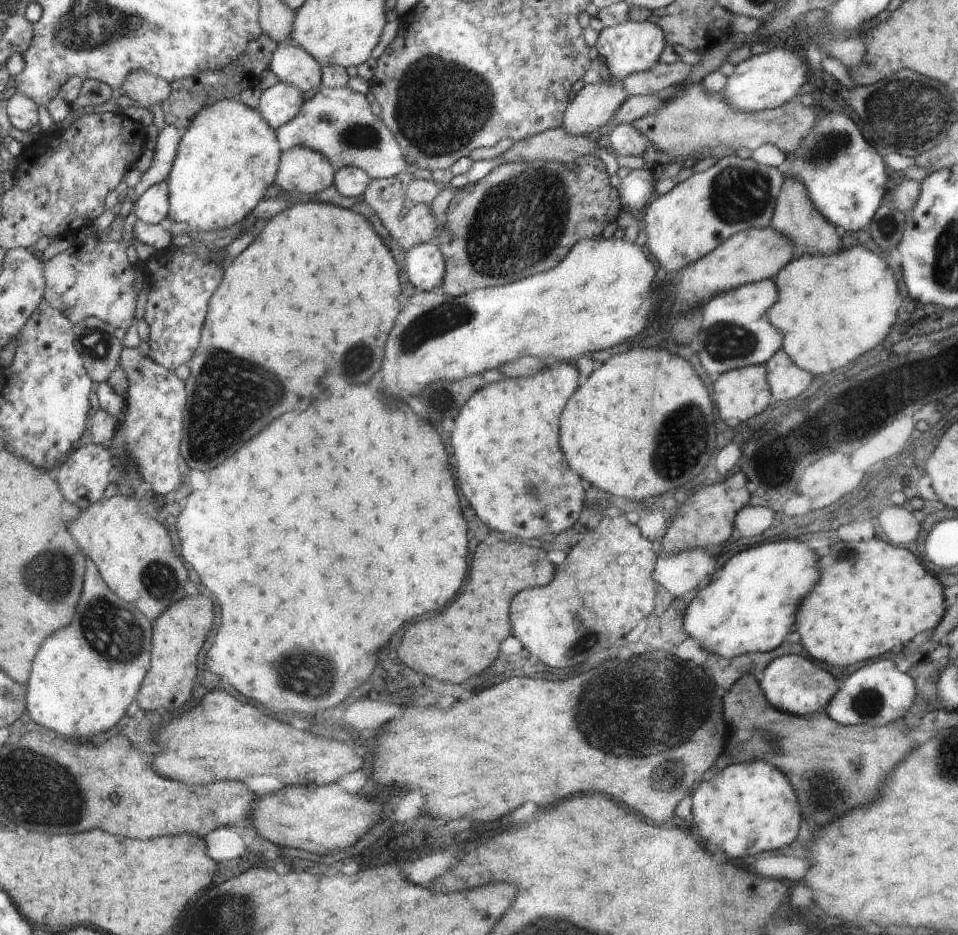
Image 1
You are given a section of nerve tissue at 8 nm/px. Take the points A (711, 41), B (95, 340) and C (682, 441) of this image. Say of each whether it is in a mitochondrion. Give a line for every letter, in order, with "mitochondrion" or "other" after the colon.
A: other
B: mitochondrion
C: mitochondrion

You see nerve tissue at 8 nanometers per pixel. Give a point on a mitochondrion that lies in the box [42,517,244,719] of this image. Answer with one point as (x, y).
(108, 631)

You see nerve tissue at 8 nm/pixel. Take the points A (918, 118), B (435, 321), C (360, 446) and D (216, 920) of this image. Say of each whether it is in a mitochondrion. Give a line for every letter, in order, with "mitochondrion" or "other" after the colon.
A: mitochondrion
B: mitochondrion
C: other
D: mitochondrion

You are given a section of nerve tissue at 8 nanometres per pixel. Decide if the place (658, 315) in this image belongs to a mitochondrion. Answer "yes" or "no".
no

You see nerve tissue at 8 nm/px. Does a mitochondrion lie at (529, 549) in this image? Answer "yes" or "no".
no

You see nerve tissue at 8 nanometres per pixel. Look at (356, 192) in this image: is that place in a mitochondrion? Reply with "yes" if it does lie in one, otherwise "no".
no

